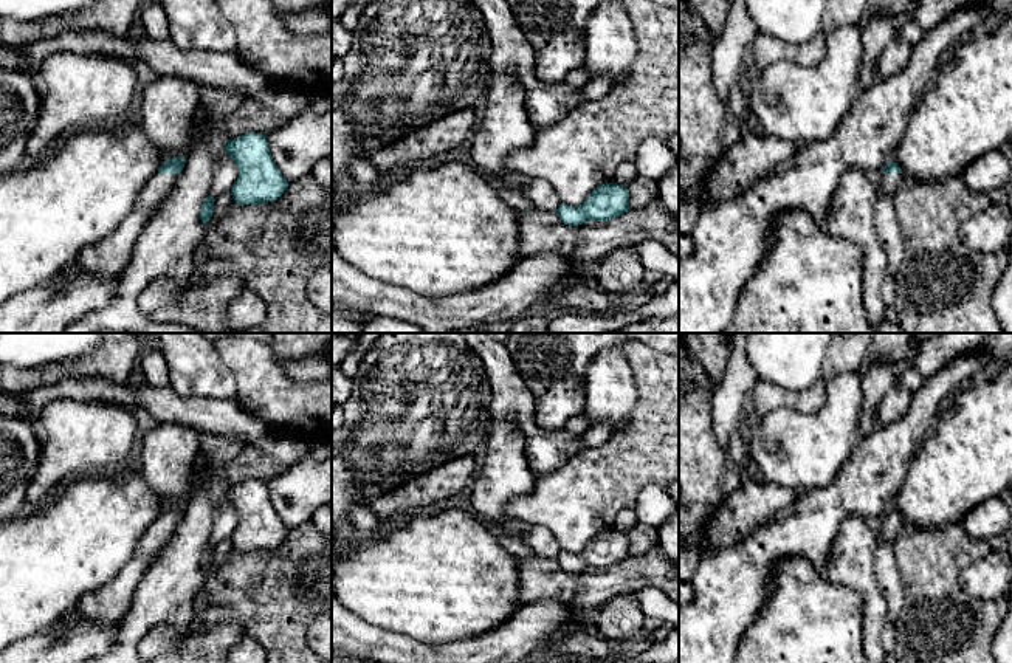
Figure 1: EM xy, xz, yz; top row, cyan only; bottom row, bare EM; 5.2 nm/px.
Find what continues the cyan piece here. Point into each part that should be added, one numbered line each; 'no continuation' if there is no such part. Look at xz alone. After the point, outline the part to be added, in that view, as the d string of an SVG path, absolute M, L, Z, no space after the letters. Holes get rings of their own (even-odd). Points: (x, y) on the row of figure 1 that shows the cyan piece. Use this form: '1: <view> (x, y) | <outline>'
1: xz (515, 199) | M501 189L499 197L516 212L524 211L527 208L533 208L533 204L524 197L522 191L515 191L515 189Z

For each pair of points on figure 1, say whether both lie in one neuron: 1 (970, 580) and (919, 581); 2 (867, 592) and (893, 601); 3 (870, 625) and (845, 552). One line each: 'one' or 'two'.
1: two
2: two
3: one

